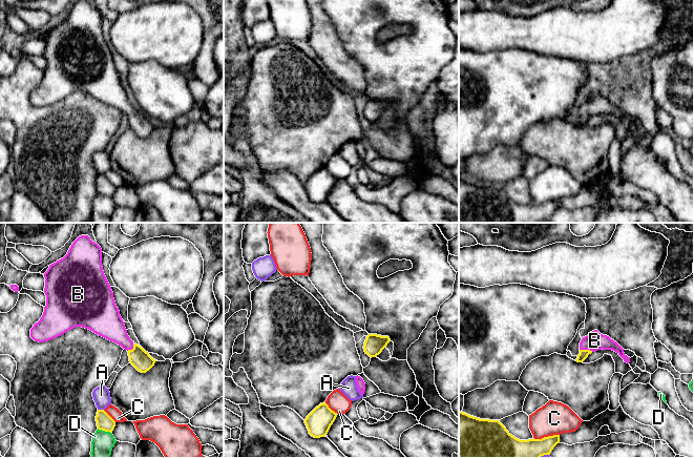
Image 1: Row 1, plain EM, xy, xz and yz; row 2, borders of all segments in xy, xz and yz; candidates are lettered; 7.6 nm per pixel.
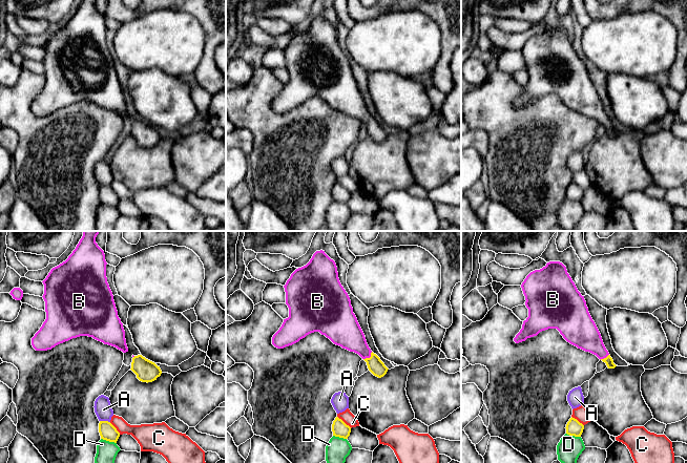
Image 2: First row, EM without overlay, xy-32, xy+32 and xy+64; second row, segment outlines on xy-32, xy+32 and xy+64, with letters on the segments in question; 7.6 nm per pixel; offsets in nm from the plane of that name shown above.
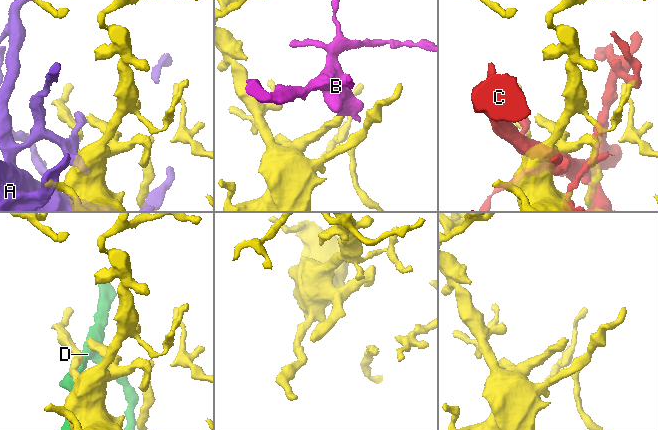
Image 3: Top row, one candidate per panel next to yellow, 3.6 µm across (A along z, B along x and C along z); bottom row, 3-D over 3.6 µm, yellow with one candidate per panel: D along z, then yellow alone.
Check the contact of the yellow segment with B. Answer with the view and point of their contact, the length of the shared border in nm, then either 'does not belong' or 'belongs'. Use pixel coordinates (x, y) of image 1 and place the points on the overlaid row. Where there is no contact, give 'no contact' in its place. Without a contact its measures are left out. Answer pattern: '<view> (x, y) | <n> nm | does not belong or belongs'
yz (586, 350) | 110 nm | belongs

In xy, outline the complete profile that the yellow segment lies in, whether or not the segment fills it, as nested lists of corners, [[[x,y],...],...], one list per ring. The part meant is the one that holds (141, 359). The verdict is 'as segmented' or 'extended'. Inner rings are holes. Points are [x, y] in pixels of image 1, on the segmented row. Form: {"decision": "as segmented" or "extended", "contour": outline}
{"decision": "extended", "contour": [[[88,235],[79,236],[63,258],[49,265],[44,277],[46,306],[40,320],[30,329],[30,337],[35,341],[48,341],[76,327],[82,327],[121,346],[128,352],[130,363],[139,372],[146,373],[154,366],[156,360],[128,336],[103,271],[102,249]]]}

